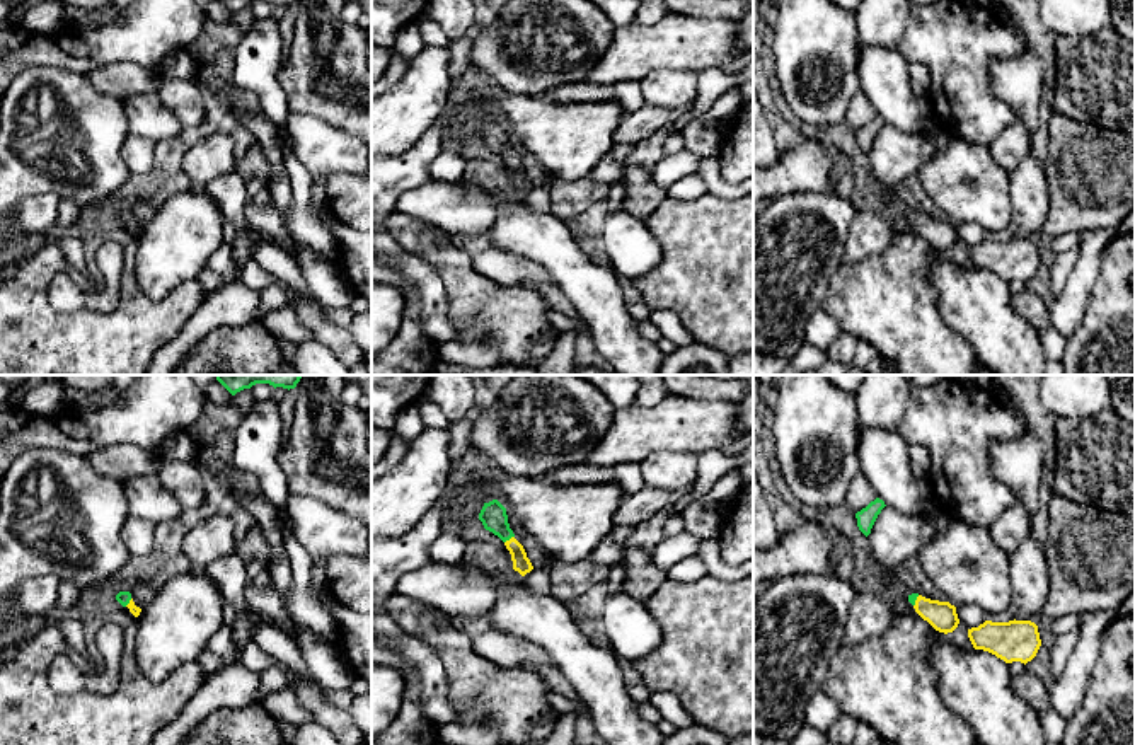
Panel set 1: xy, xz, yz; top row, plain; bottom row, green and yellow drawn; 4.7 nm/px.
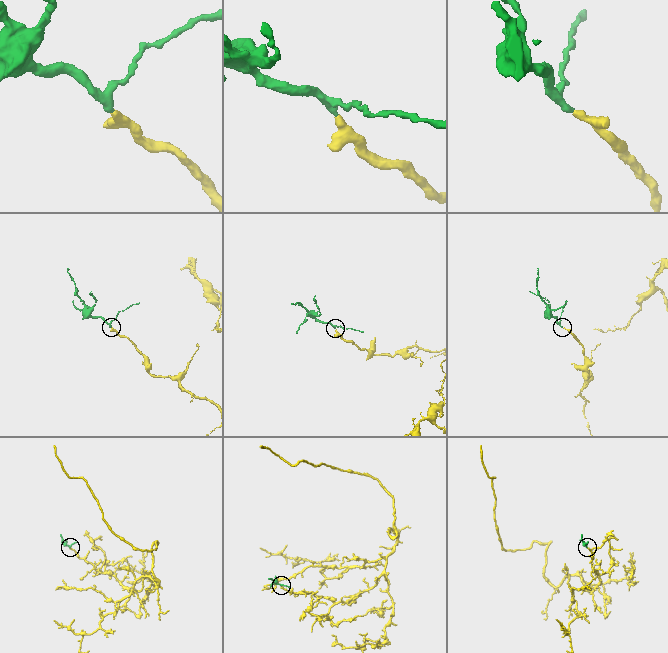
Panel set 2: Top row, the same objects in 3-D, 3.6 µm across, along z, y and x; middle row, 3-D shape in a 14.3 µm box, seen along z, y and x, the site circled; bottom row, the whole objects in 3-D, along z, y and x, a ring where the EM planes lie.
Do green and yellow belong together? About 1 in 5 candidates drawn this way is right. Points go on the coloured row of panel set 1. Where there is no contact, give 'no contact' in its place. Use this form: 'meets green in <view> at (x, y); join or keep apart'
meets green in xz at (508, 539); join

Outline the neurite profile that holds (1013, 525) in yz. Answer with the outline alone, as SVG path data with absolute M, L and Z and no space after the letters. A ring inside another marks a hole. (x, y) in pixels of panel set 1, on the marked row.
M1014 505L988 527L988 532L994 542L1011 554L1031 534L1029 517L1023 506Z

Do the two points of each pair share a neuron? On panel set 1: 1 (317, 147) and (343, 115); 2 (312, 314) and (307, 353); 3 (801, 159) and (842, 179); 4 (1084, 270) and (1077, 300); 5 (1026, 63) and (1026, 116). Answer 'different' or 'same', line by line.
1: different
2: different
3: different
4: same
5: same

